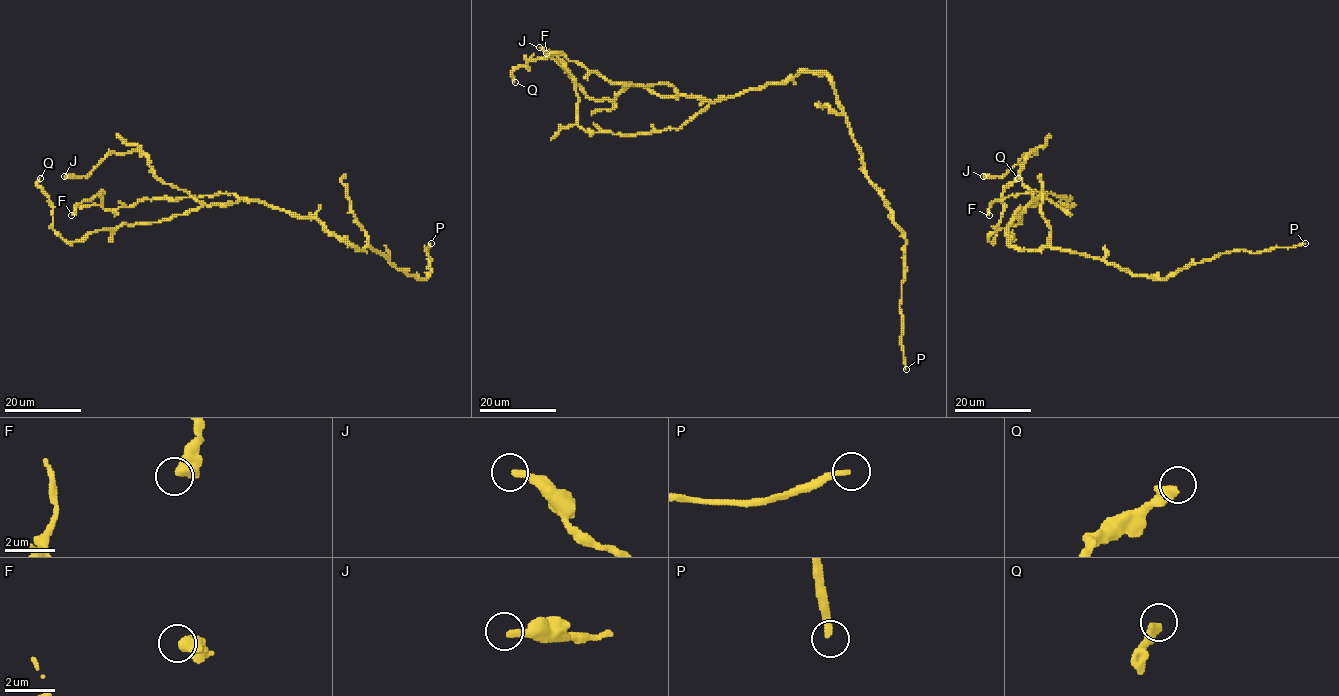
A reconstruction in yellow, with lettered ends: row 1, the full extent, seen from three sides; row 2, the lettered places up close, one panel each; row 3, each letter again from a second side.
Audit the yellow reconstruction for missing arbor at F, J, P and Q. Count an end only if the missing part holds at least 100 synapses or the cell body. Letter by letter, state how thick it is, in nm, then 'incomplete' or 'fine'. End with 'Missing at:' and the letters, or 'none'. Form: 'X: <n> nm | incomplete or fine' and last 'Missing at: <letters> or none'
F: 500 nm | fine
J: 260 nm | fine
P: 240 nm | incomplete
Q: 360 nm | fine
Missing at: P

